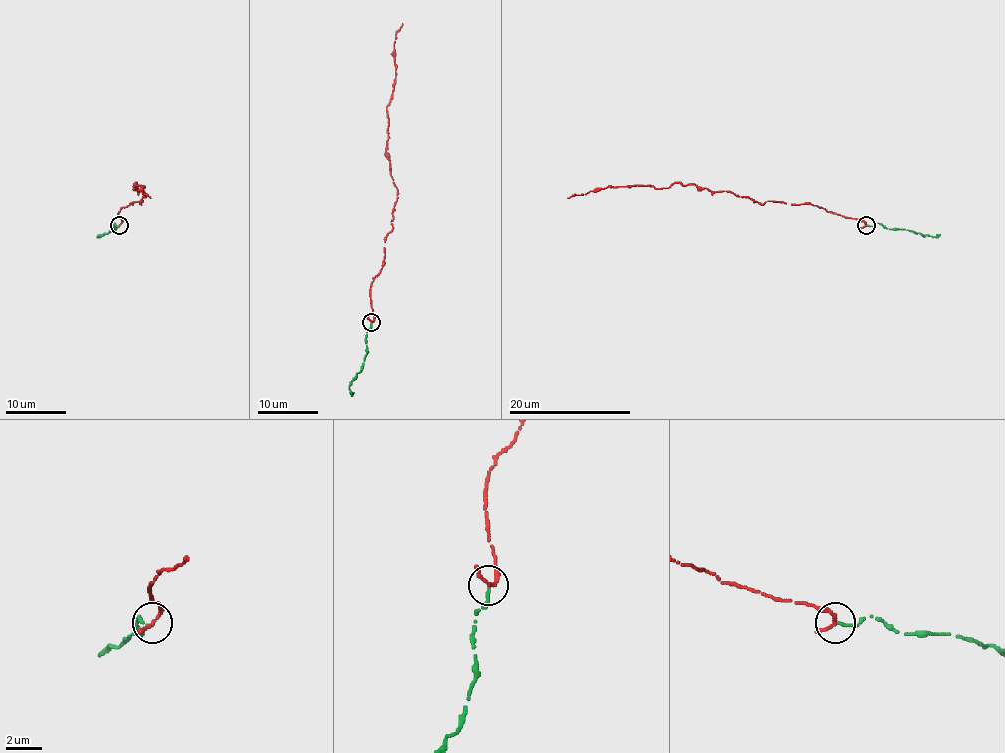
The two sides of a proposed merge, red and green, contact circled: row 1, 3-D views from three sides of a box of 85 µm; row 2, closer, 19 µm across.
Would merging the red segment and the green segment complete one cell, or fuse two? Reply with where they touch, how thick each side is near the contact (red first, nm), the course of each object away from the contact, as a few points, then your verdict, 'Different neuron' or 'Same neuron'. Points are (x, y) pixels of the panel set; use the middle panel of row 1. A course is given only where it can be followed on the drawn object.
Place: (371, 322). Thickness 200 nm (red) against 190 nm. Course of red: (371, 321), (371, 282), (382, 267), (397, 200), (385, 151), (387, 110), (396, 78), (394, 41), (402, 23). Course of green: (371, 323), (367, 332), (364, 364), (348, 388), (352, 396). Same neuron

